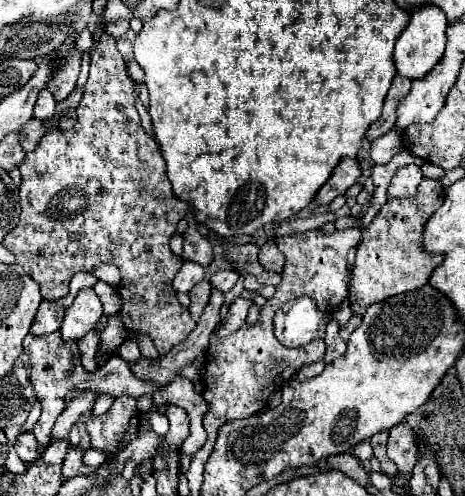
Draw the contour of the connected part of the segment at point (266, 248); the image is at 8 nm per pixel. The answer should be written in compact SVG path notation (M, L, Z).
M268 240L262 248L260 248L260 256L258 256L262 268L272 270L272 272L280 272L284 266L284 256L278 252L274 240Z

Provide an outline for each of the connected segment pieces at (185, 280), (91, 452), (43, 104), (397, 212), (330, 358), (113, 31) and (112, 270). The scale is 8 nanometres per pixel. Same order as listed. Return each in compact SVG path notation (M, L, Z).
M184 262L174 278L174 288L178 292L190 292L202 280L204 280L204 268L196 262Z
M88 448L86 454L84 454L84 464L96 468L96 466L100 466L102 462L106 462L106 458L108 458L108 454L98 452L98 450L94 450L94 448Z
M42 90L40 96L38 96L38 100L36 100L36 106L34 106L34 118L46 120L46 118L50 118L56 112L56 108L58 108L58 102L52 96L52 92Z
M424 178L420 182L418 194L412 198L388 200L372 224L362 230L362 242L358 246L356 264L352 270L352 280L348 286L348 300L354 314L362 316L370 304L382 302L390 296L416 290L424 286L432 270L444 260L442 254L430 254L422 246L422 234L428 218L442 206L444 188L440 180Z
M332 318L328 328L326 328L326 356L324 362L334 362L336 358L340 358L346 352L346 342L340 338L340 324Z
M114 20L114 22L108 22L108 24L106 24L106 32L108 32L110 36L114 36L114 38L122 36L126 30L128 30L128 22L126 22L126 20Z
M98 264L92 270L94 276L98 276L98 280L110 284L110 286L118 286L120 284L120 270L114 264Z

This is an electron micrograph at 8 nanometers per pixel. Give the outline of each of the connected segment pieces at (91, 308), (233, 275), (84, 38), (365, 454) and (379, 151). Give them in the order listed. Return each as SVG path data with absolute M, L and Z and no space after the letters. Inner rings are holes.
M82 288L78 296L74 298L74 304L66 310L64 322L62 322L62 338L82 338L90 330L96 328L96 322L102 316L102 302L94 288Z
M230 268L230 270L218 270L218 272L210 278L210 284L212 284L214 288L222 290L222 292L228 292L228 290L236 284L238 278L240 278L240 272L234 270L234 268Z
M84 28L84 30L76 36L76 48L78 48L78 50L82 50L82 52L86 52L86 50L90 50L90 48L92 48L92 44L94 44L92 32L90 32L88 28Z
M362 440L360 444L354 446L352 454L356 454L356 458L360 460L370 460L372 458L372 446L370 446L370 440Z
M390 130L388 134L376 138L372 142L372 148L370 148L370 156L372 156L372 162L376 164L386 164L394 154L398 154L402 150L402 138L396 130Z

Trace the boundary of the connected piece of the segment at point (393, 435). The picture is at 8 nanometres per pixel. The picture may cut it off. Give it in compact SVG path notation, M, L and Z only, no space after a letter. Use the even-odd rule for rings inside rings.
M406 424L394 426L388 438L388 458L398 466L398 474L404 480L412 478L412 468L416 464L416 444L414 432Z

